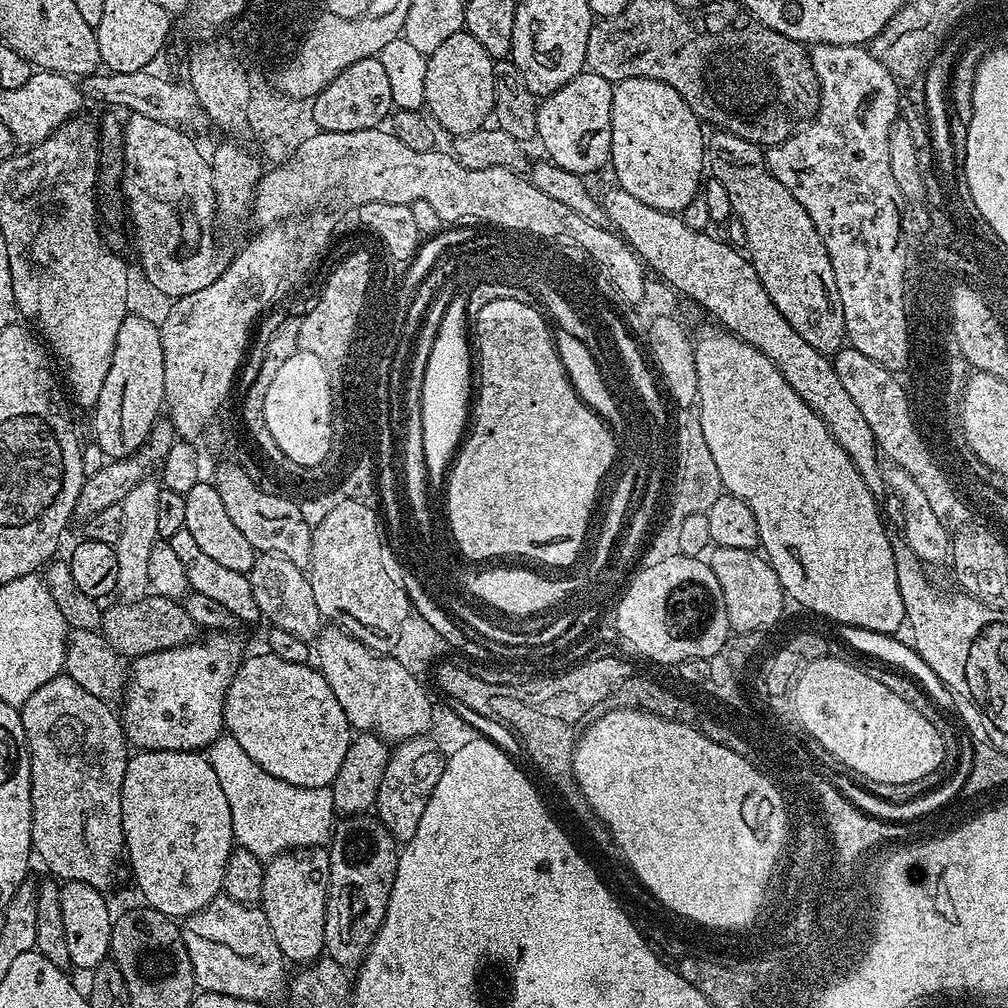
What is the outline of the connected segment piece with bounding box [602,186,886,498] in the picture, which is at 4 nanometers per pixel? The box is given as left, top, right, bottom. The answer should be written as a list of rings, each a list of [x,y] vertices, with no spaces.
[[[619,186],[613,187],[613,192],[602,196],[602,205],[607,223],[628,241],[630,247],[651,271],[653,268],[674,291],[689,296],[698,307],[705,308],[714,319],[720,320],[721,329],[727,330],[737,340],[746,341],[748,347],[755,348],[759,355],[770,358],[773,369],[780,374],[780,379],[785,380],[788,386],[796,391],[796,396],[806,401],[824,419],[834,442],[838,442],[838,446],[842,446],[842,450],[850,454],[850,462],[854,462],[858,474],[862,474],[862,482],[870,486],[872,495],[877,498],[883,497],[886,485],[884,468],[882,463],[880,464],[882,453],[874,438],[874,430],[870,430],[866,417],[862,415],[862,410],[858,410],[854,398],[846,394],[846,389],[842,387],[842,382],[834,370],[832,360],[825,353],[814,350],[810,342],[804,341],[802,334],[798,334],[798,330],[794,330],[794,326],[790,326],[790,322],[782,318],[778,306],[770,302],[770,294],[766,294],[751,259],[741,249],[732,247],[723,239],[715,240],[714,237],[708,236],[707,231],[698,232],[686,226],[683,215],[654,210],[654,206],[646,206],[646,202],[638,202],[634,194],[626,194],[626,190]]]

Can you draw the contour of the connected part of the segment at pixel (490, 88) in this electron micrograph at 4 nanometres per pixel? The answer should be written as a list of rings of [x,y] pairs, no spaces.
[[[465,31],[446,38],[428,57],[424,103],[431,119],[441,129],[452,132],[453,137],[470,134],[489,123],[496,106],[498,79],[498,71],[492,64],[495,64],[494,57],[486,54],[482,45]]]

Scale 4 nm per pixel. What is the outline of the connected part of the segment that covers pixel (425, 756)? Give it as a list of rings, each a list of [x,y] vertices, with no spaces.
[[[428,734],[401,740],[391,749],[386,774],[382,774],[382,786],[378,786],[374,812],[397,842],[414,838],[418,822],[422,822],[422,814],[426,814],[426,802],[430,802],[434,786],[438,786],[438,778],[442,778],[445,763],[445,757]]]

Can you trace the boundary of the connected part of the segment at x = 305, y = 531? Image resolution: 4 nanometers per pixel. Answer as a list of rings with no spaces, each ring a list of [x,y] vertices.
[[[236,462],[217,463],[215,469],[220,475],[218,494],[222,494],[226,511],[230,513],[230,518],[234,518],[234,526],[242,530],[246,542],[250,542],[257,553],[277,552],[279,556],[294,562],[294,566],[307,569],[312,562],[313,525],[309,517],[304,516],[301,505],[284,494],[272,495],[256,491]]]

